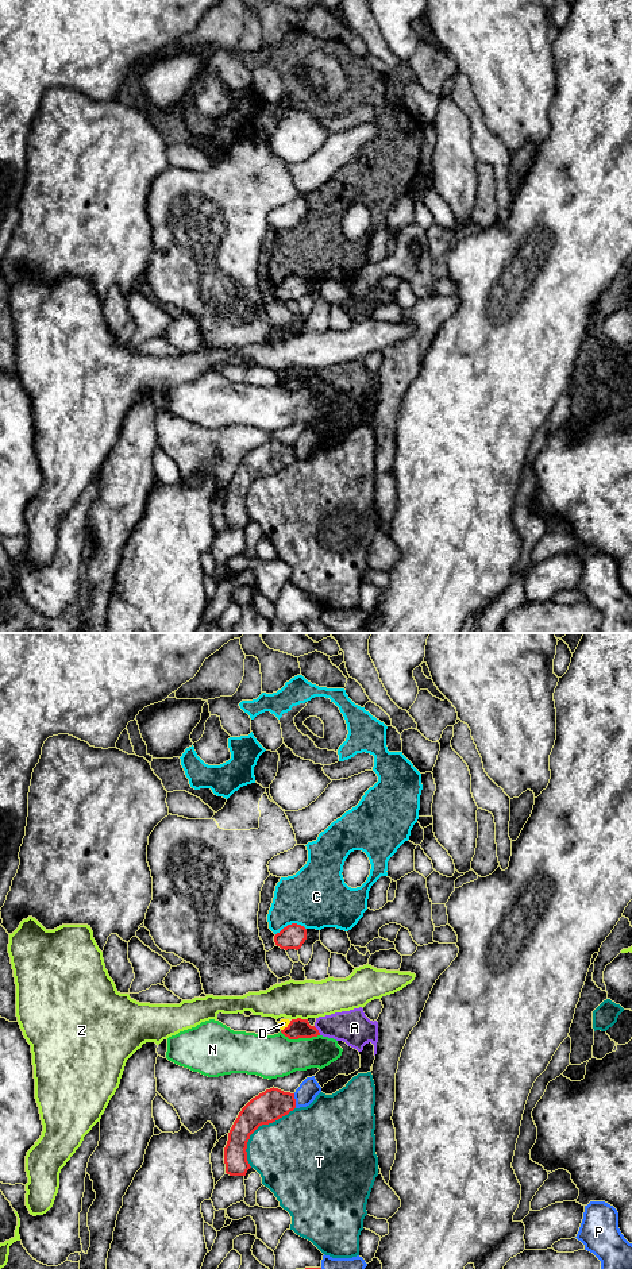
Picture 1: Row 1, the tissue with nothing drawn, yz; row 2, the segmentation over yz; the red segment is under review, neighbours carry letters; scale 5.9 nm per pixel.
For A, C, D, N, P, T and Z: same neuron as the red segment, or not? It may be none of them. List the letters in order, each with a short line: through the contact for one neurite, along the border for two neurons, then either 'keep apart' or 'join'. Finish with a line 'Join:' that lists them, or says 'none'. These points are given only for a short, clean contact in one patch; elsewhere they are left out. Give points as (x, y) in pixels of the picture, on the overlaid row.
A: line yz (313, 1026), (320, 1034); keep apart
C: line yz (305, 928), (297, 924), (288, 924), (276, 934); keep apart
D: keep apart
N: keep apart
P: keep apart
T: keep apart
Z: line yz (307, 1018), (292, 1019); keep apart
Join: none

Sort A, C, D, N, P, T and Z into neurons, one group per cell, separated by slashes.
A D / C / N / P / T / Z

